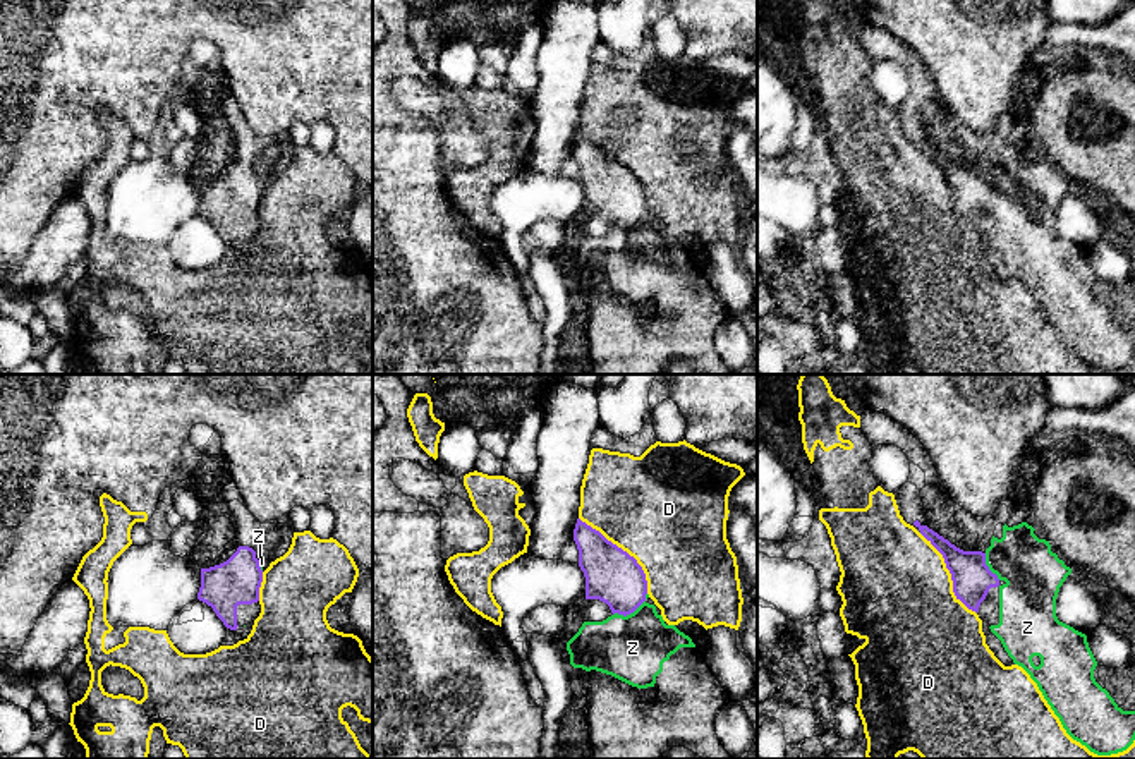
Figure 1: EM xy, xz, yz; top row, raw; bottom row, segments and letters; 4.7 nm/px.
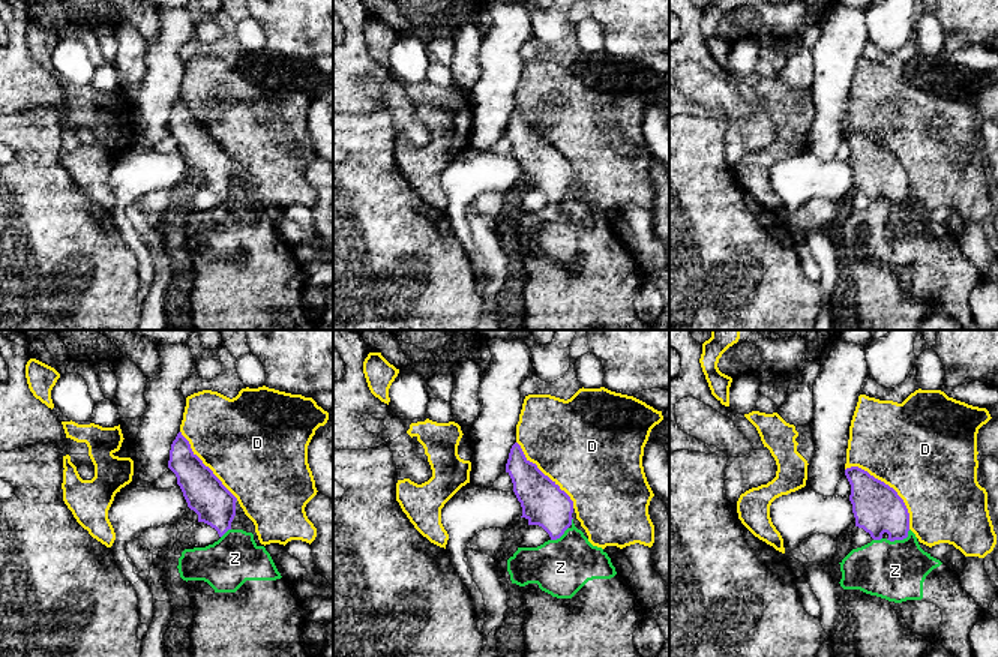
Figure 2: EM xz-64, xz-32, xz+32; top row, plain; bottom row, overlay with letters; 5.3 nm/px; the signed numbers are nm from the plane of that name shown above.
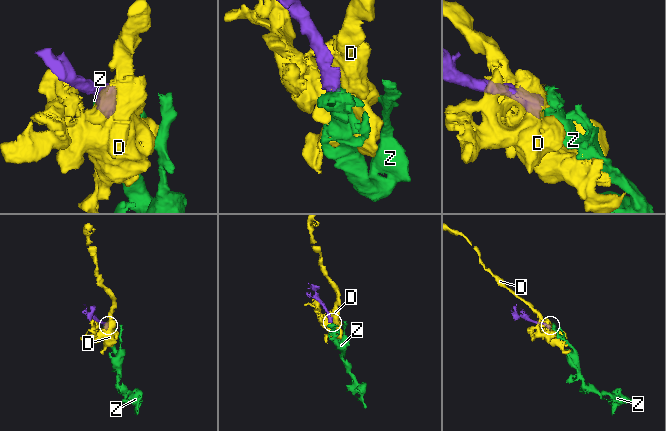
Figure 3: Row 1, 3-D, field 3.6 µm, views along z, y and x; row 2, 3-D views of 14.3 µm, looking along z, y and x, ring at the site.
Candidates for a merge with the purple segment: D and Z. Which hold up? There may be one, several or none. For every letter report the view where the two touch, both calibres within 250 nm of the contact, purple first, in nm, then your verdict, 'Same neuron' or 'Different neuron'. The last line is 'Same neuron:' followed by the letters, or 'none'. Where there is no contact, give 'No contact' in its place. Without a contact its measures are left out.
D: Touches purple in xz. Thickness 260 nm (purple) against 500 nm. Different neuron
Z: Touches purple in xz. Thickness 260 nm (purple) against 320 nm. Same neuron
Same neuron: Z

